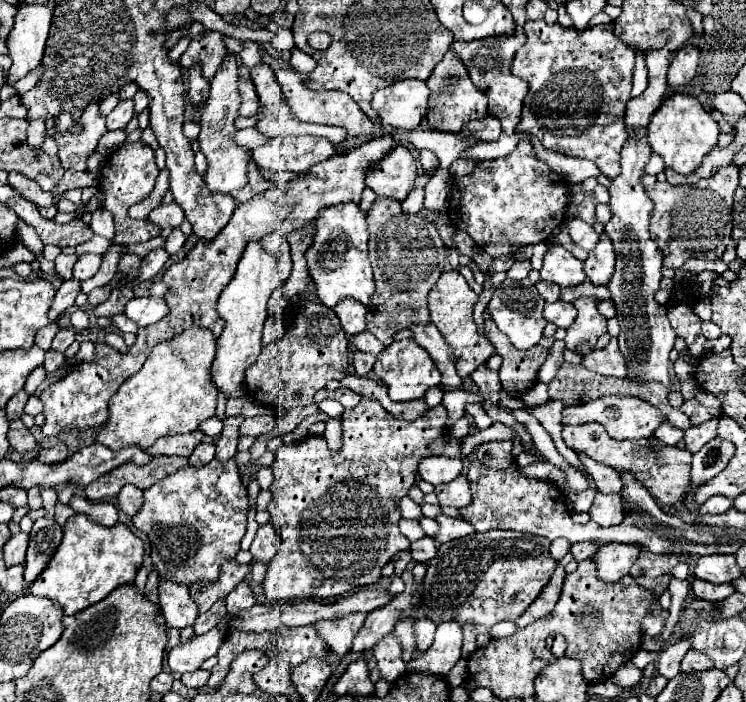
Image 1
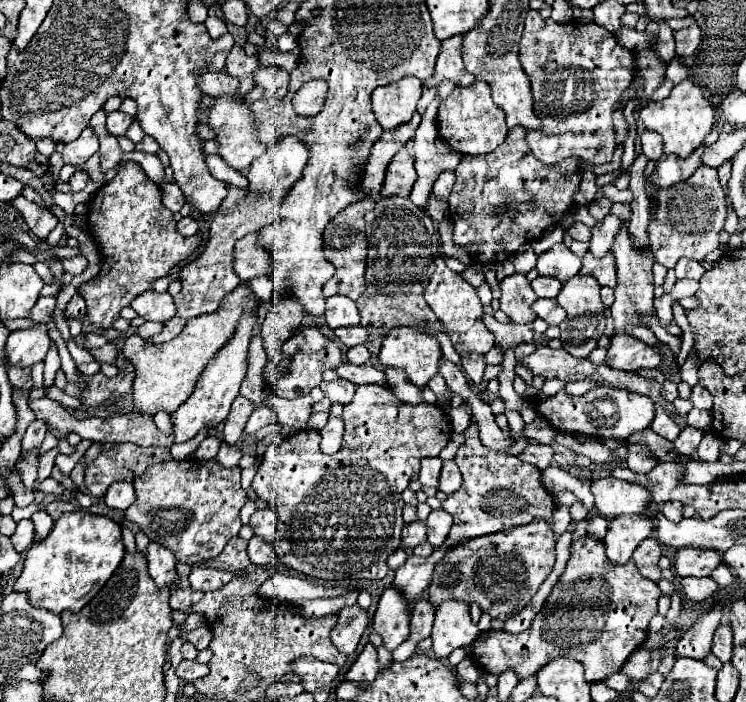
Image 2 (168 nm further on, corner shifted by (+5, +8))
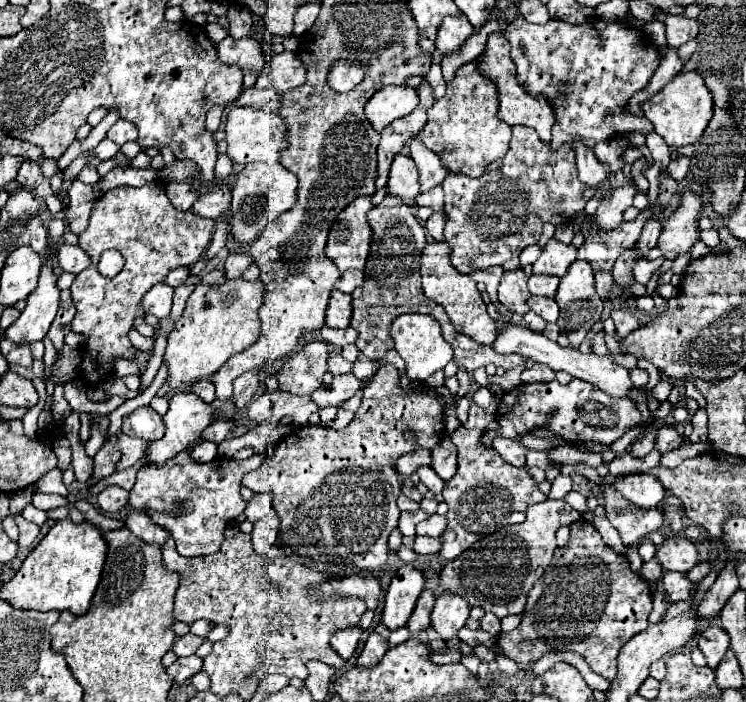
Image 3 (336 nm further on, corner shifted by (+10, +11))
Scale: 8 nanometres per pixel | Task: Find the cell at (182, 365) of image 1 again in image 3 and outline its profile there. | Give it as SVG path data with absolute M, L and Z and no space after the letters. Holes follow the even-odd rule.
M244 278L226 280L220 286L196 284L188 298L182 318L168 334L162 360L168 364L166 384L170 390L180 390L202 378L210 378L232 354L246 350L260 336L258 312L264 304L266 286L262 280L248 282Z

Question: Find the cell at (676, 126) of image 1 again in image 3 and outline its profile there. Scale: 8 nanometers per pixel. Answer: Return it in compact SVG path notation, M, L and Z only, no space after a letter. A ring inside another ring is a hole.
M682 72L672 78L670 84L666 84L656 96L646 100L642 104L644 116L654 124L654 130L666 140L670 150L676 150L680 146L688 146L700 140L702 132L706 130L710 118L712 118L712 94L706 88L704 80L696 72Z

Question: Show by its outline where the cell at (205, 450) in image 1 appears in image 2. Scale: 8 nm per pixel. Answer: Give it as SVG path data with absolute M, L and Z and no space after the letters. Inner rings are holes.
M207 437L207 439L199 445L199 449L197 449L197 453L195 453L195 459L199 459L199 461L209 461L209 459L217 457L219 445L221 445L221 441L219 441L217 437Z

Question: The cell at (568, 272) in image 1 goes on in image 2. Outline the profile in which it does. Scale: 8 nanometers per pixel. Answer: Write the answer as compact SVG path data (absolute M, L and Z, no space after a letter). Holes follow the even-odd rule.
M559 243L553 249L541 253L539 261L537 261L539 275L555 277L561 283L565 283L567 279L577 275L579 269L581 269L581 259L563 243Z

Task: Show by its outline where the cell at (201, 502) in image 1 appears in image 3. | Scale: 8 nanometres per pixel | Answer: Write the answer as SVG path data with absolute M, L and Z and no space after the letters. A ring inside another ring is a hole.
M180 452L178 456L166 460L164 464L148 464L138 470L136 484L130 490L128 504L150 516L150 520L162 526L176 542L176 548L182 556L206 556L218 552L224 530L232 520L236 520L246 502L240 496L240 480L246 472L262 464L260 454L254 454L248 460L236 462L232 458L216 456L212 462L200 464L192 460L190 452Z

